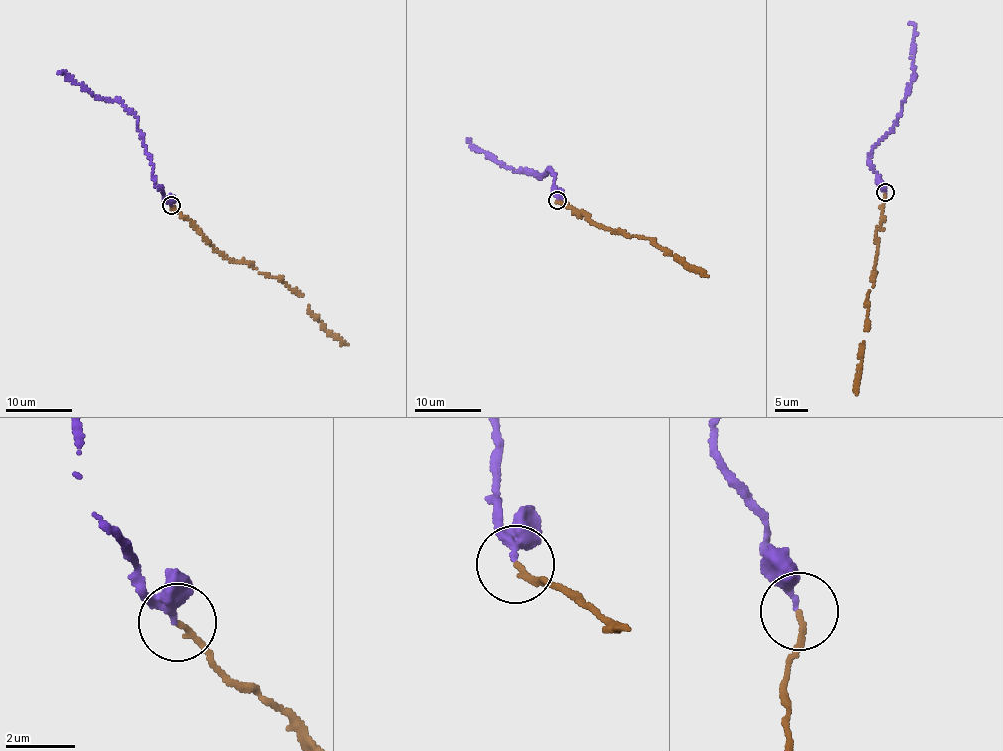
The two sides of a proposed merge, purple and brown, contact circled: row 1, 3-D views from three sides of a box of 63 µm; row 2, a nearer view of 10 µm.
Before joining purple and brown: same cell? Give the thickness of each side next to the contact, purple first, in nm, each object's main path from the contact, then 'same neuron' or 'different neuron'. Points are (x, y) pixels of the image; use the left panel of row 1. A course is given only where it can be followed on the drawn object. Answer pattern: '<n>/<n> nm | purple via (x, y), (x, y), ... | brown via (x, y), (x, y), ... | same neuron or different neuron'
190/160 nm | purple via (172, 206), (156, 182), (154, 167), (135, 115), (118, 100), (93, 95), (66, 74), (57, 72) | brown via (172, 206), (218, 252), (280, 278), (303, 296), (327, 332), (347, 343) | same neuron

